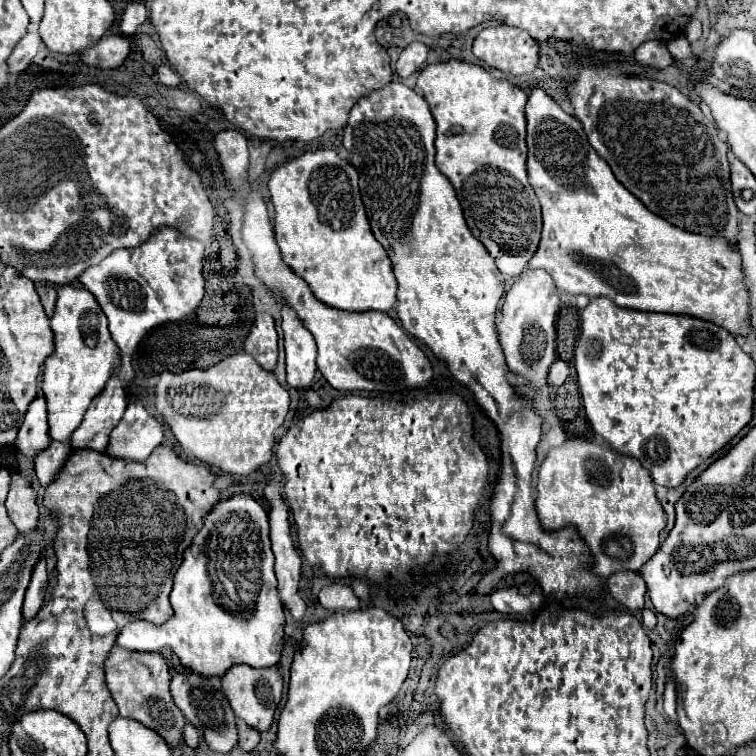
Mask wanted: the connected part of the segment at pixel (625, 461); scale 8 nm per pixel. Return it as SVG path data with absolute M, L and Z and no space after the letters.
M567 440L565 444L549 450L539 468L537 518L549 532L565 526L577 528L577 534L591 552L591 572L605 578L609 578L617 570L639 570L659 548L659 532L665 528L665 512L655 498L649 472L635 458L623 456L619 452L613 452L609 446L597 446L587 440Z

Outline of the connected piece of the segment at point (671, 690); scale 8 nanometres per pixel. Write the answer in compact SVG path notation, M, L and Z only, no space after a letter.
M667 678L667 682L665 682L665 714L673 722L673 726L677 726L675 700L677 700L675 698L675 682L673 682L673 678Z

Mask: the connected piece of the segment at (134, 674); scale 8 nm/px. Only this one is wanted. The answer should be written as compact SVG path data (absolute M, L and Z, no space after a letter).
M113 646L113 652L105 662L105 682L109 686L113 700L119 706L119 716L137 720L143 726L155 730L171 748L183 748L185 716L173 702L173 696L169 692L169 680L171 680L169 666L161 654L131 652Z

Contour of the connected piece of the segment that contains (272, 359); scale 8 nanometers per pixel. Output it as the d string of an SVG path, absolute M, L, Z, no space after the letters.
M257 314L251 332L245 340L245 352L249 352L261 368L273 370L277 364L277 330L269 314Z

